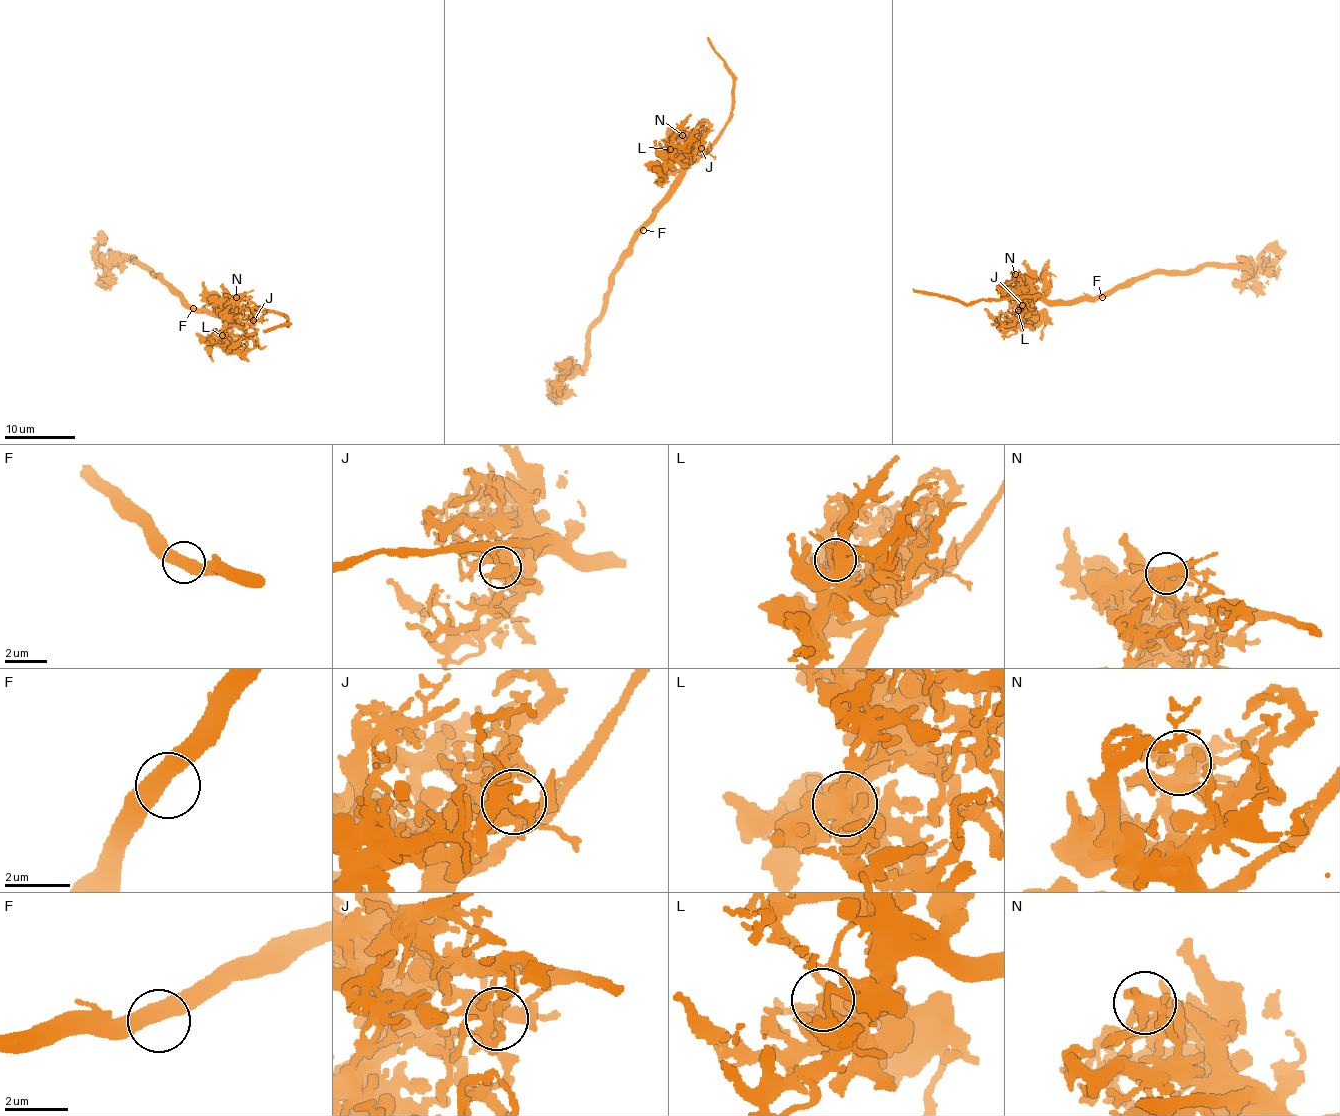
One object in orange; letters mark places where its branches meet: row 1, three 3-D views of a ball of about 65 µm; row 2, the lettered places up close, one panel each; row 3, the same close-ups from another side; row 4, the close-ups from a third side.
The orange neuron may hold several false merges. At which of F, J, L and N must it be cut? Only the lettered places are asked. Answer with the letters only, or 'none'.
none

